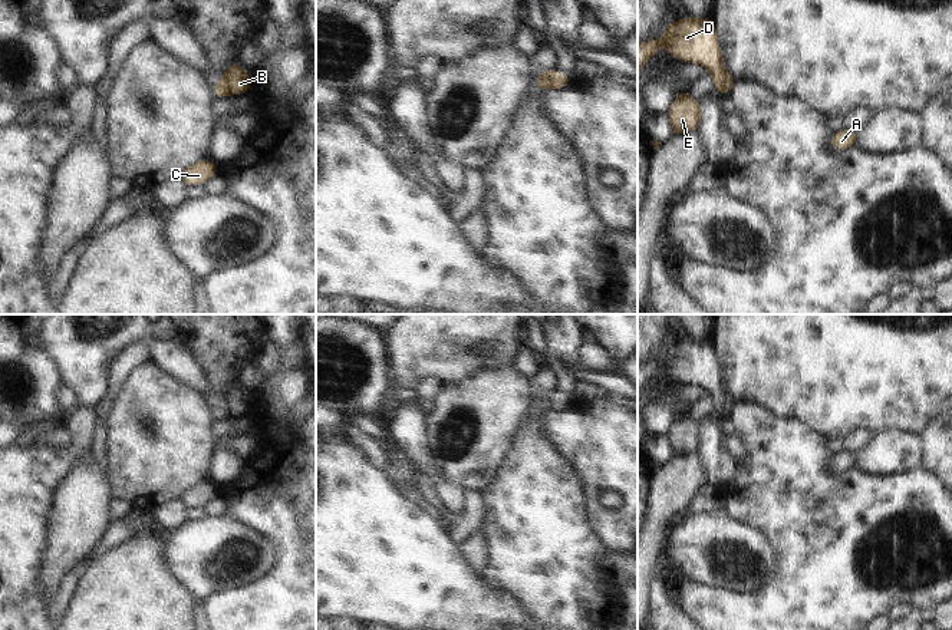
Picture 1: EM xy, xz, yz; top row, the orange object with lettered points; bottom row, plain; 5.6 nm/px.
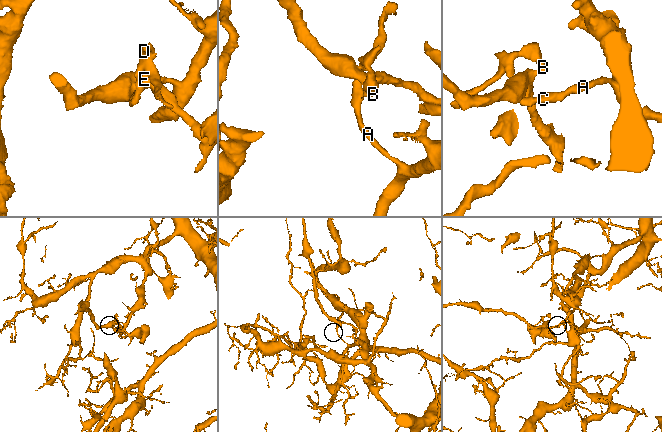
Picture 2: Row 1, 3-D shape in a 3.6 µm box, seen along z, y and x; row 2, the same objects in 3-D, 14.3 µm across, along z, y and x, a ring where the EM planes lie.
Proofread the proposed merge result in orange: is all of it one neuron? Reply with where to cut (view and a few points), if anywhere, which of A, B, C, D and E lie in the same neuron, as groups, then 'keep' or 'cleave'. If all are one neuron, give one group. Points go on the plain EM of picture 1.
yz (733, 403), (717, 411) | A B C D / E | cleave

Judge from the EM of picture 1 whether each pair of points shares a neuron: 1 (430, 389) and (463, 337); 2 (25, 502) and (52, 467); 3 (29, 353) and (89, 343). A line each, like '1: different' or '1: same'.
1: different
2: same
3: different

